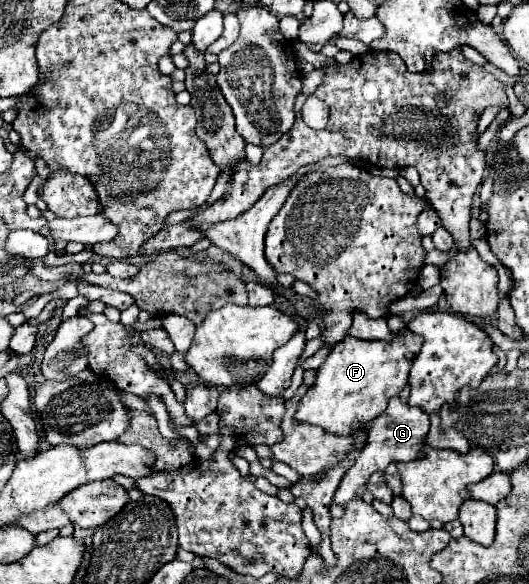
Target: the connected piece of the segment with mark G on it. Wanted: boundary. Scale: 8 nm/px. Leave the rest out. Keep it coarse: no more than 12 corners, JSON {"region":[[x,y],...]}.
{"region":[[405,388],[373,420],[333,502],[391,462],[423,458],[429,414]]}

